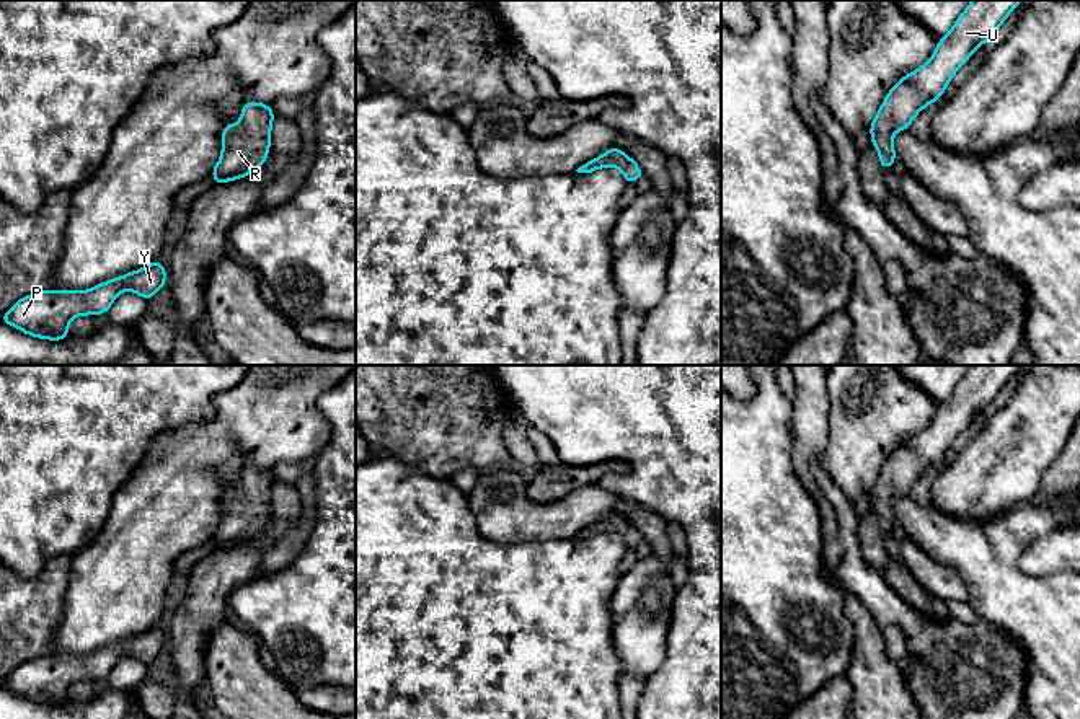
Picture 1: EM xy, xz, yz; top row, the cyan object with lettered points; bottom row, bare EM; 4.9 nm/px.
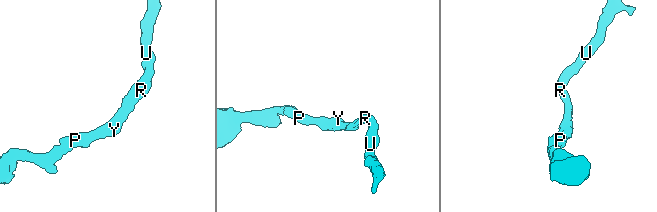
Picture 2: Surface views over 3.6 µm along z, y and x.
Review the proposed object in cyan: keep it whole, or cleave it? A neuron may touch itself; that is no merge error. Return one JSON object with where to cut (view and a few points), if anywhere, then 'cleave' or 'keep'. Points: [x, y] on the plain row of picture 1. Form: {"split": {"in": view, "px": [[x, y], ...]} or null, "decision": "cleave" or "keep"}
{"split": null, "decision": "keep"}

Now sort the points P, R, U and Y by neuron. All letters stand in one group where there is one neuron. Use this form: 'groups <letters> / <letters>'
groups P R U Y

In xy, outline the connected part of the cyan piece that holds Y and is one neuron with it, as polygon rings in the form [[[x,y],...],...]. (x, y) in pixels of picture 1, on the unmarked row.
[[[155,624],[152,629],[83,655],[42,655],[20,664],[2,683],[2,688],[28,701],[60,706],[69,703],[69,688],[75,682],[104,680],[122,655],[132,655],[150,665],[166,649],[166,634]]]

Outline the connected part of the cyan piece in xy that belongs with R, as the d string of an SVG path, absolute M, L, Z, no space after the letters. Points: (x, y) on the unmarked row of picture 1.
M243 470L240 487L222 494L222 520L210 538L215 549L241 545L266 527L272 486L271 470Z

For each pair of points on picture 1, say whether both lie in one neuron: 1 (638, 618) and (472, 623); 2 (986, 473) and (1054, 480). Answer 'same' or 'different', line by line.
1: different
2: different

